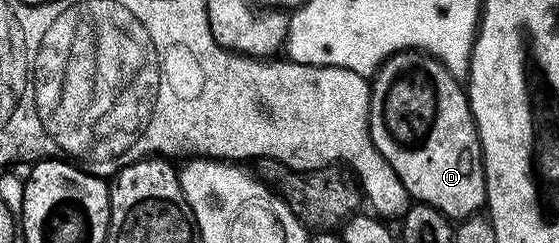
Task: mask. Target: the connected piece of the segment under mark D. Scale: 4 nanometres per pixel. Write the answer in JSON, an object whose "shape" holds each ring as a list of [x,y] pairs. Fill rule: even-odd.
{"shape":[[[402,50],[398,54],[391,54],[379,66],[378,73],[373,75],[370,88],[370,139],[376,152],[380,152],[380,156],[384,156],[384,160],[388,160],[388,164],[392,164],[392,172],[396,172],[396,176],[400,176],[400,184],[404,184],[404,188],[410,193],[414,202],[428,204],[451,220],[461,220],[477,215],[485,207],[486,169],[482,167],[482,145],[478,139],[478,129],[474,127],[474,113],[470,110],[470,100],[463,83],[455,78],[450,69],[437,58],[431,58],[425,52]]]}

